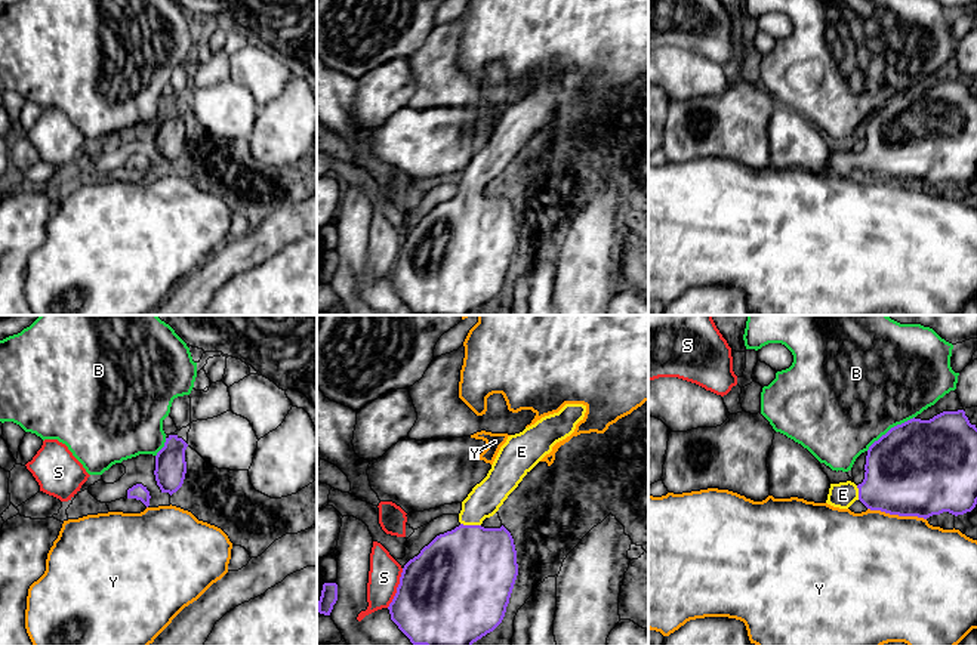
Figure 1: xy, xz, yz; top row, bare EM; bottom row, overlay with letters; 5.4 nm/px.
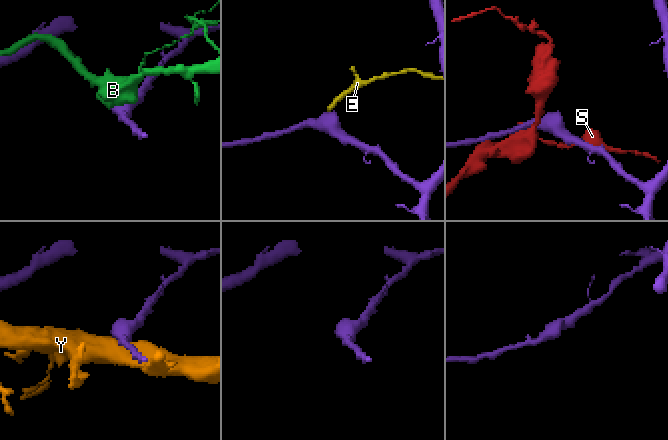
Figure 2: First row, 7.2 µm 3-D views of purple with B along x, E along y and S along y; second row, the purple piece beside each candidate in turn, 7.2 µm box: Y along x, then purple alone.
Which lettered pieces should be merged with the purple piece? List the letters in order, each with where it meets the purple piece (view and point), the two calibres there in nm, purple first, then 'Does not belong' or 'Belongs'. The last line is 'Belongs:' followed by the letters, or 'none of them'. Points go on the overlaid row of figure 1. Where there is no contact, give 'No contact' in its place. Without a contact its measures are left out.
B: Touches purple at yz (891, 428). Thickness 500 nm (purple) against 500 nm. Does not belong
E: Touches purple at xz (471, 525). Thickness 500 nm (purple) against 180 nm. Belongs
S: Touches purple at xz (397, 588). Thickness 500 nm (purple) against 180 nm. Does not belong
Y: Touches purple at yz (897, 514). Thickness 500 nm (purple) against 480 nm. Does not belong
Belongs: E

